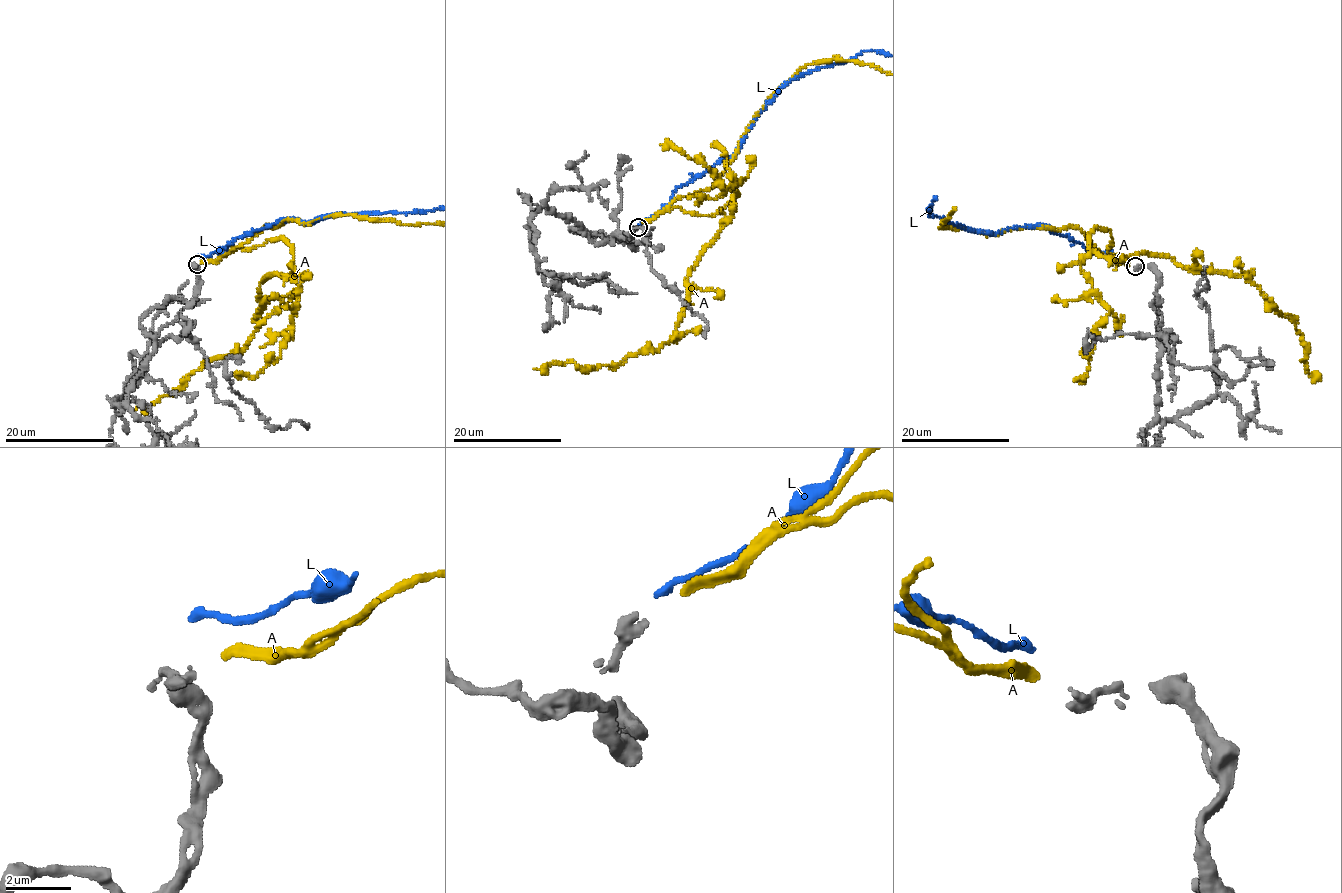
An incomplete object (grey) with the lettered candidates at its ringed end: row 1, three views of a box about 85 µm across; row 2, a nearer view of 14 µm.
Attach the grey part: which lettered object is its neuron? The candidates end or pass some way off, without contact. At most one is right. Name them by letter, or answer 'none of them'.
A

